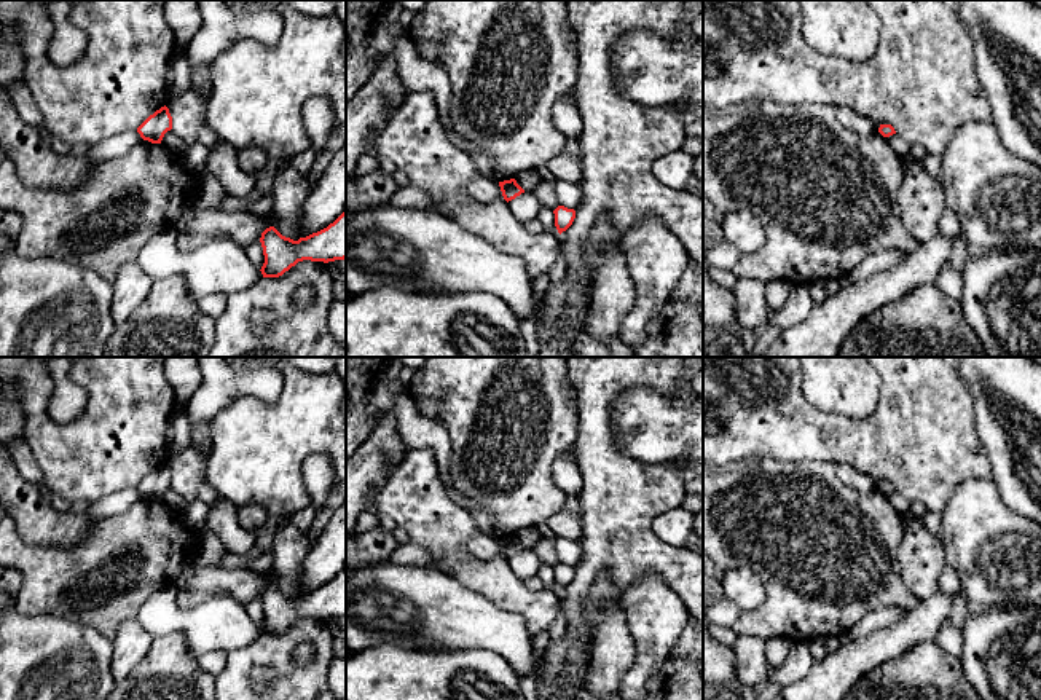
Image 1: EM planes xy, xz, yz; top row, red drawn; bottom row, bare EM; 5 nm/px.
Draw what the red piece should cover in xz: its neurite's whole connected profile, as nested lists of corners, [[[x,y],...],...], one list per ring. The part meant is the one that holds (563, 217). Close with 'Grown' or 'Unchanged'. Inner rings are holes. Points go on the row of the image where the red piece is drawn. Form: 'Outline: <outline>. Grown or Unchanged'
Outline: [[[558,206],[555,210],[555,226],[558,230],[558,233],[561,234],[563,231],[566,231],[574,218],[575,218],[575,210],[574,209],[568,209],[564,206]]]. Unchanged

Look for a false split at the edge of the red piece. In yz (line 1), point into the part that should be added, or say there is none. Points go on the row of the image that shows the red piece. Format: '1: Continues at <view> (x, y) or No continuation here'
1: No continuation here

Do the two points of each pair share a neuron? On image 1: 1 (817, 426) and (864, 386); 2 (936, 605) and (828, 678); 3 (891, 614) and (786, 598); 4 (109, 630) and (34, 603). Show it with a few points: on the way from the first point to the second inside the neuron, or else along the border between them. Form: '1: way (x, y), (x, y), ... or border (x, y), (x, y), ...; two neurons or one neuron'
1: border (802, 389), (813, 405), (826, 412), (869, 416); two neurons
2: way (909, 632), (855, 660); one neuron
3: border (907, 609), (871, 609), (850, 630); two neurons
4: way (90, 619), (78, 621), (59, 603), (53, 603); one neuron

